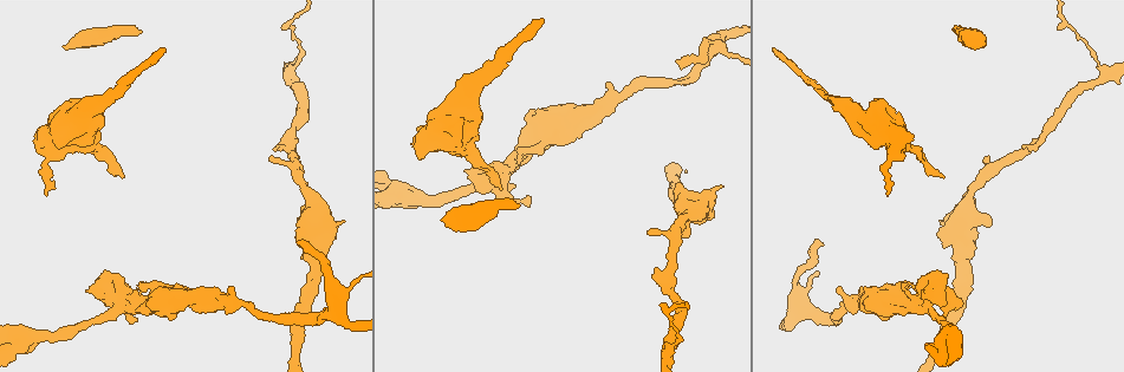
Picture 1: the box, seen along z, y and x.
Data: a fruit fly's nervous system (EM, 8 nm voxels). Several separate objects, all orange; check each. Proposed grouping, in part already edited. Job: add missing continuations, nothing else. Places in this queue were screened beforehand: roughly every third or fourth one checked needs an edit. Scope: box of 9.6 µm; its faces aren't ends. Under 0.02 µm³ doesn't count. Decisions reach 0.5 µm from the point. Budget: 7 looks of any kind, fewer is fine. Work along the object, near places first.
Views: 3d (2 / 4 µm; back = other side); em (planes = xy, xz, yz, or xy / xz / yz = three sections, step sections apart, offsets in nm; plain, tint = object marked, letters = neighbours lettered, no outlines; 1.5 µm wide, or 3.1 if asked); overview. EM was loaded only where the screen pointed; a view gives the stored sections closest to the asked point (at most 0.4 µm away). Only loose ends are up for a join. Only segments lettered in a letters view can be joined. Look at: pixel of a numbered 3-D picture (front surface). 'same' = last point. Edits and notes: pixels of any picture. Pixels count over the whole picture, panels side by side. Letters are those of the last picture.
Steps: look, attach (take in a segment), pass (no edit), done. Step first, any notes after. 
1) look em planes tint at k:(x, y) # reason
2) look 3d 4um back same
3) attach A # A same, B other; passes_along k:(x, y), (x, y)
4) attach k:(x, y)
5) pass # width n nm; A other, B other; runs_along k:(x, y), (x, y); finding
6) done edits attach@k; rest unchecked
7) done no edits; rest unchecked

look 3d 2um back at 1:(520, 204) # an open end

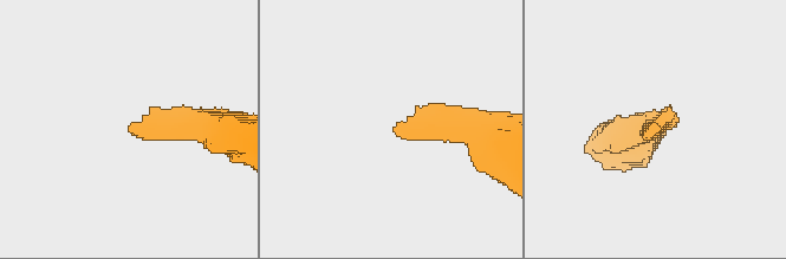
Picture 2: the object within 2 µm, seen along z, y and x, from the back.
look em yz step 8 letters at 2:(393, 130) # need the tissue

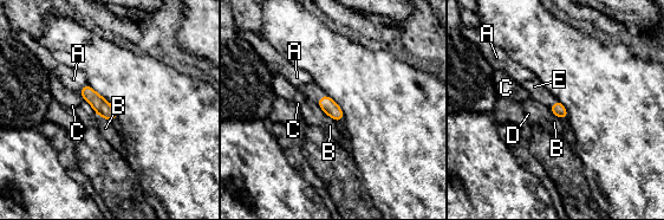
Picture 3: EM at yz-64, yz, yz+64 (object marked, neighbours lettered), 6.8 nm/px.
look em planes letters same # cut it another way

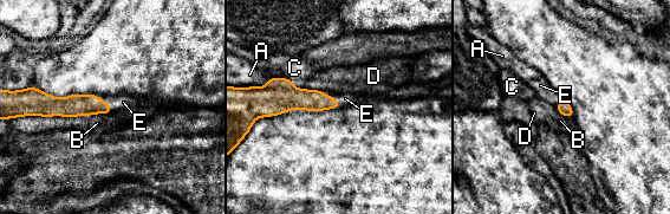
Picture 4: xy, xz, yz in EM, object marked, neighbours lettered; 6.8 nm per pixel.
attach E # A other, B other, C other, D other, E same; passes_along 4:(73, 105), (106, 102), (118, 102); the neuron continues

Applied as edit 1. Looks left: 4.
look em planes letters at 1:(889, 194) # an open end

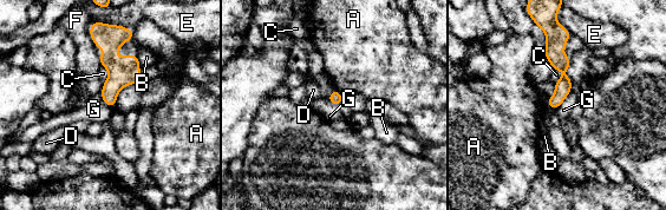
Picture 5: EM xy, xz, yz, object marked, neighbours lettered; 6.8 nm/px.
pass # A other, B other, C other, D other, E other, F other, G other; border 5:(570, 90), (566, 98), (552, 111); none of them fits

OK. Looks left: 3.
look em xy step 4 letters at 1:(231, 287) # stops while still wide

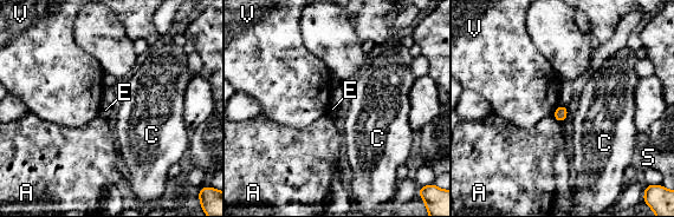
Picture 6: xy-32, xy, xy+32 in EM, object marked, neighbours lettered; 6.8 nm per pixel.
look em planes letters same

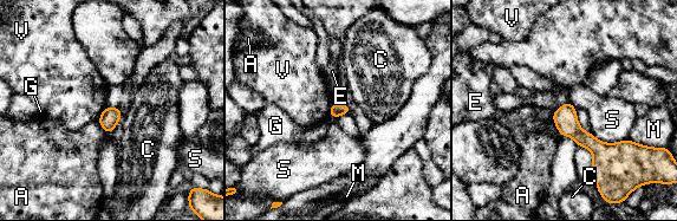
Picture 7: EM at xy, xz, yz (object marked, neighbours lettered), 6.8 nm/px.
pass # longest_contact S 280 nm; A other, C other, E other, G other, M other, S other, V other; runs_along 7:(555, 116), (598, 148), (625, 144); no lettered segment goes on from it

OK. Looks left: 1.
done edits attach@4; rest unchecked

